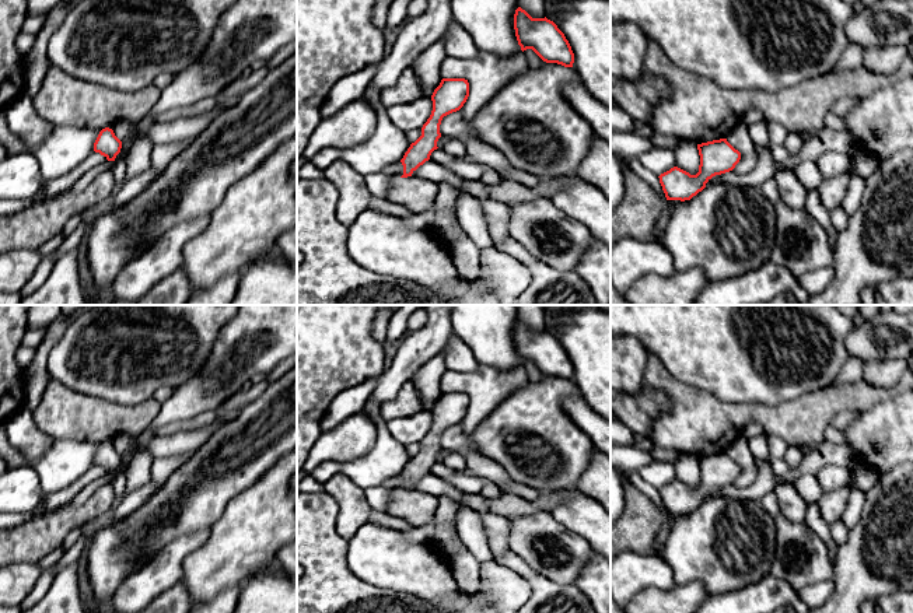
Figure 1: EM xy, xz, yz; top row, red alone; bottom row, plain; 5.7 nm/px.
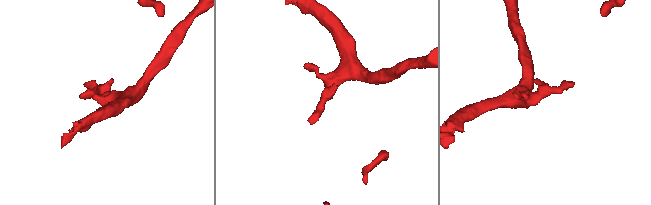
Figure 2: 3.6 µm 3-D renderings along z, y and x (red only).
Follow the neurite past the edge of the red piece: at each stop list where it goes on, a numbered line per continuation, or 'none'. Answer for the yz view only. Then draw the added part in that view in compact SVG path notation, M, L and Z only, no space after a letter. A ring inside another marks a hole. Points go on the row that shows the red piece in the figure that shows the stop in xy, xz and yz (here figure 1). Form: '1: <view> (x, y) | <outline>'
none

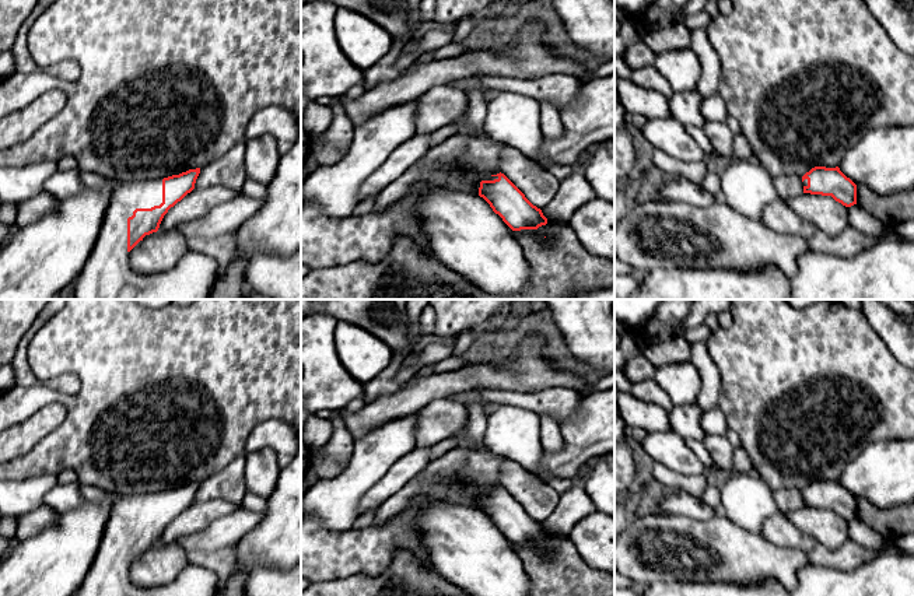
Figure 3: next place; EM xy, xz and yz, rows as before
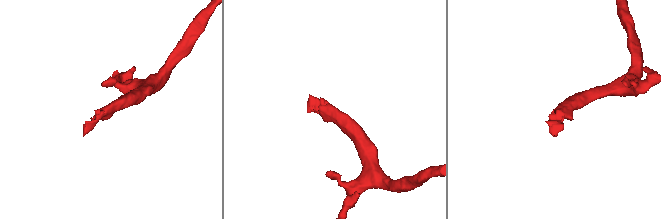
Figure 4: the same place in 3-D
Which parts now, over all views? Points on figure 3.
1: xy (107, 274) | M81 171L85 187L111 187L109 206L97 246L74 280L73 299L209 299L218 264L204 253L189 250L178 264L162 274L137 274L129 266L127 218L136 208L151 208L162 203L162 179L122 182L94 172Z

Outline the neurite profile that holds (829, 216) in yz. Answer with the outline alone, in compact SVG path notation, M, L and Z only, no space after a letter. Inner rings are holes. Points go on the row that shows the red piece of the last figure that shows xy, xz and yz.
M801 193L785 203L803 220L813 224L817 231L836 236L848 228L848 207L831 196Z

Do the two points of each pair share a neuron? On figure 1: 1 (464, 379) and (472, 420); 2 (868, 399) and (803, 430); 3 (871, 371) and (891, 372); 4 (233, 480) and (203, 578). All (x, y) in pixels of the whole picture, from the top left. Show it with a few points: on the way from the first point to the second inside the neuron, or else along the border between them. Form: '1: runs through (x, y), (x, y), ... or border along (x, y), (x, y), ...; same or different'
1: runs through (474, 389), (475, 410); same
2: runs through (852, 399), (835, 399), (819, 413); same
3: runs through (875, 372), (887, 372); same
4: border along (245, 489), (230, 500), (224, 512), (210, 528); different

